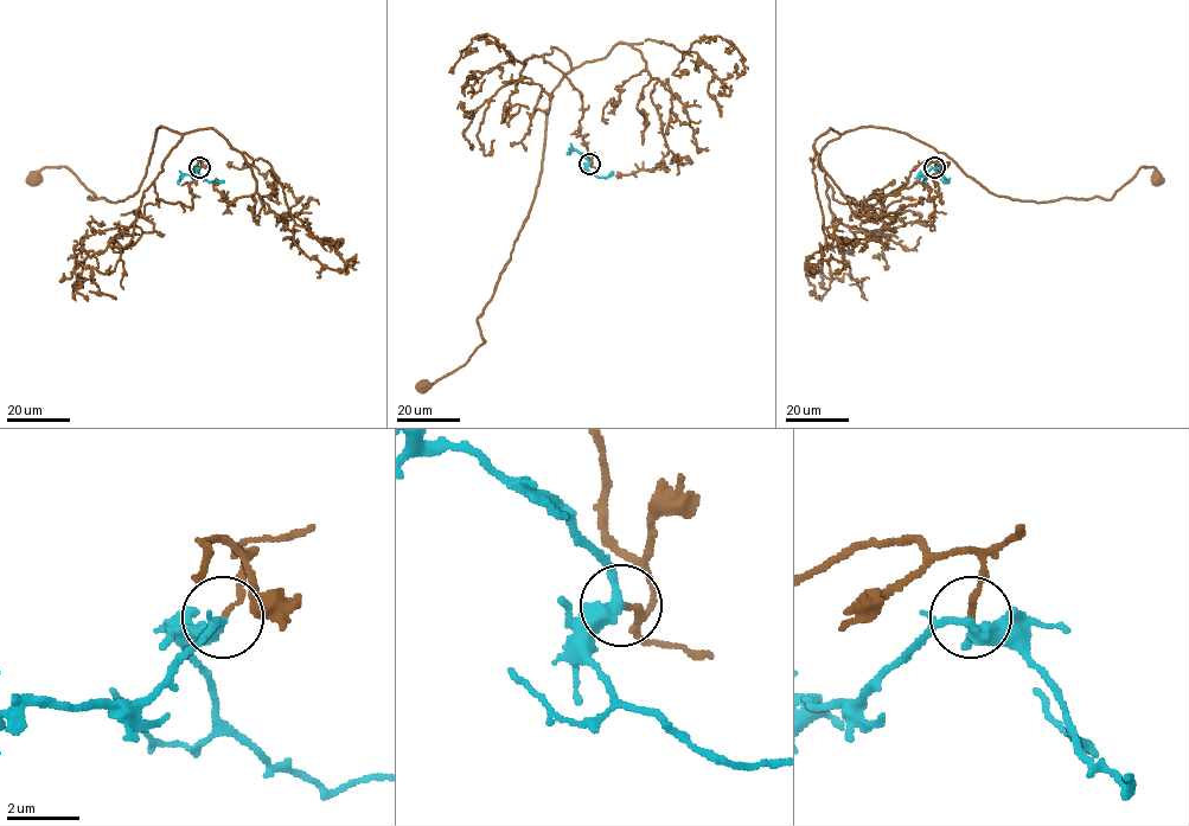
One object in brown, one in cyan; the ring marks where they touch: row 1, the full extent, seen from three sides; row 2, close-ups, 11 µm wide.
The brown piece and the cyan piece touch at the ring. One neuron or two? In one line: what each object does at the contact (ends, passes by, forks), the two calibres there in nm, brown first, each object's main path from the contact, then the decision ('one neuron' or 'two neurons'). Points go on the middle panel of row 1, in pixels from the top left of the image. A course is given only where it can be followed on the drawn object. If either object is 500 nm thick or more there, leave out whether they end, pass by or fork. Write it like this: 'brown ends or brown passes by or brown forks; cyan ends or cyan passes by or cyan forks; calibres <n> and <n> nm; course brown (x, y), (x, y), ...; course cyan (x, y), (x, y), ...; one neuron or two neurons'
brown ends; cyan forks; calibres 150 and 240 nm; course brown (589, 164), (553, 47), (571, 69), (483, 343), (424, 386); course cyan (589, 164), (586, 168), (598, 177), (607, 177), (613, 172); one neuron

